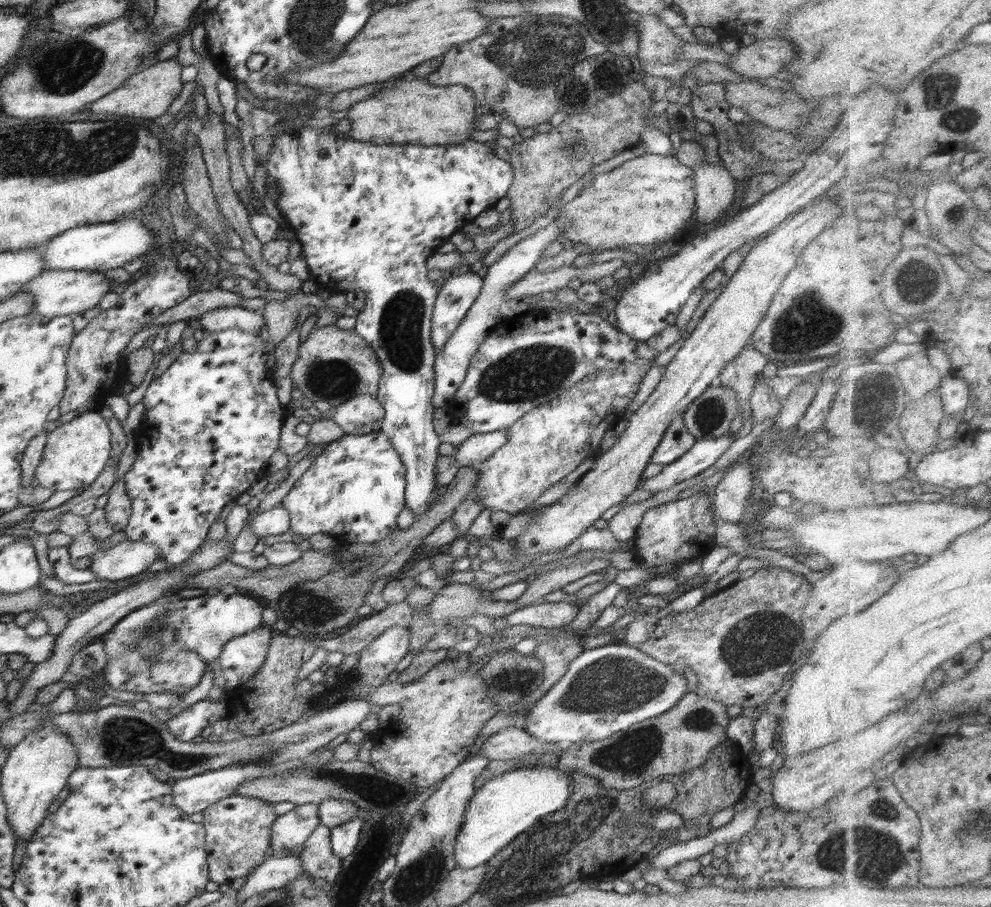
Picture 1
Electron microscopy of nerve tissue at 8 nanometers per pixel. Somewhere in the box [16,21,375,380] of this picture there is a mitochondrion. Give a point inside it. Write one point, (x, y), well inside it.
(63, 70)

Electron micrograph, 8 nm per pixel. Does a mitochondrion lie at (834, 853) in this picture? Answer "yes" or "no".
yes

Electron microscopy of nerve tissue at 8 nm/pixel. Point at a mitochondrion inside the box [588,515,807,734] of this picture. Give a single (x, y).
(758, 642)

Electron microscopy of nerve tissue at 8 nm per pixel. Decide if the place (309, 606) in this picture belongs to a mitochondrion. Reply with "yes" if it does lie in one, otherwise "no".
yes

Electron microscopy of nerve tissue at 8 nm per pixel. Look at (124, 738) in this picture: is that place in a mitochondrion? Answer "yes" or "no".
yes

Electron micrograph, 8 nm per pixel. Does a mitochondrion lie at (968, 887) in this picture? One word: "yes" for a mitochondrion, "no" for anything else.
no

